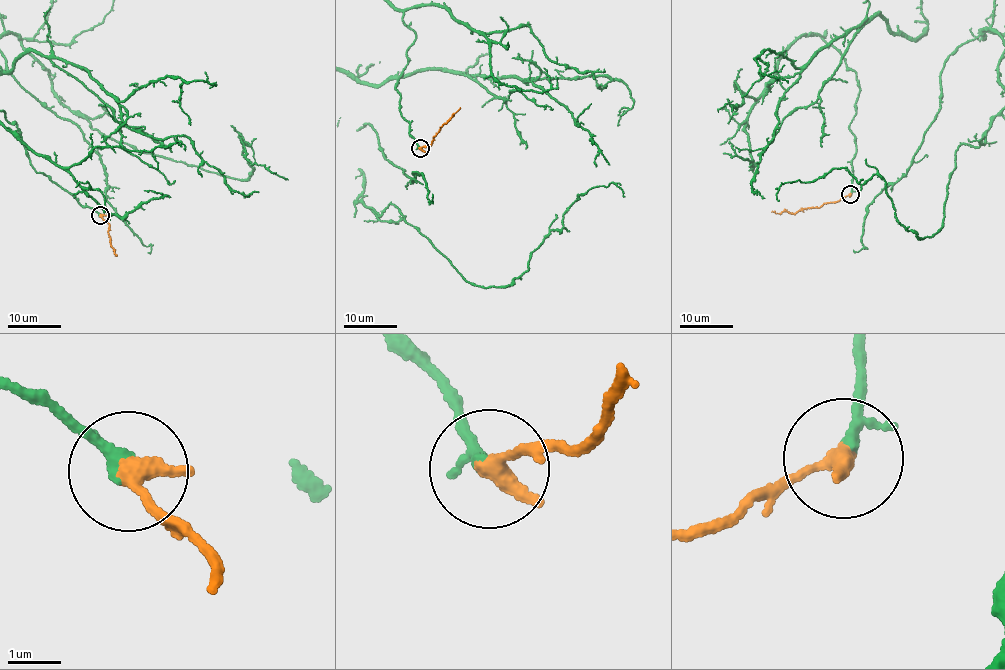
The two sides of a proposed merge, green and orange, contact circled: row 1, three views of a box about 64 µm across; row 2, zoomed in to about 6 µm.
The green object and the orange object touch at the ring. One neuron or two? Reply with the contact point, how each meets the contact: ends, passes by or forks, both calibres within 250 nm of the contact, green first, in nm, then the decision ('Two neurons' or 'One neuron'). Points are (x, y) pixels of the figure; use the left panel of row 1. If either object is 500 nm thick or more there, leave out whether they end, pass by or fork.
Place: (100, 215). At the ring green ends. At the ring orange ends. Thickness 260 nm (green) against 400 nm. One neuron

